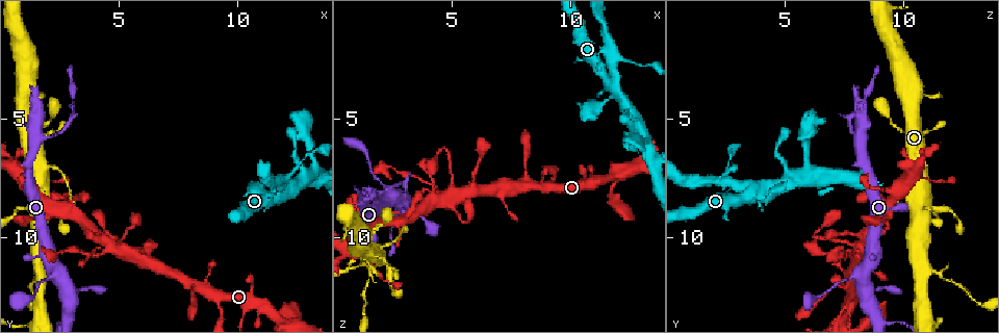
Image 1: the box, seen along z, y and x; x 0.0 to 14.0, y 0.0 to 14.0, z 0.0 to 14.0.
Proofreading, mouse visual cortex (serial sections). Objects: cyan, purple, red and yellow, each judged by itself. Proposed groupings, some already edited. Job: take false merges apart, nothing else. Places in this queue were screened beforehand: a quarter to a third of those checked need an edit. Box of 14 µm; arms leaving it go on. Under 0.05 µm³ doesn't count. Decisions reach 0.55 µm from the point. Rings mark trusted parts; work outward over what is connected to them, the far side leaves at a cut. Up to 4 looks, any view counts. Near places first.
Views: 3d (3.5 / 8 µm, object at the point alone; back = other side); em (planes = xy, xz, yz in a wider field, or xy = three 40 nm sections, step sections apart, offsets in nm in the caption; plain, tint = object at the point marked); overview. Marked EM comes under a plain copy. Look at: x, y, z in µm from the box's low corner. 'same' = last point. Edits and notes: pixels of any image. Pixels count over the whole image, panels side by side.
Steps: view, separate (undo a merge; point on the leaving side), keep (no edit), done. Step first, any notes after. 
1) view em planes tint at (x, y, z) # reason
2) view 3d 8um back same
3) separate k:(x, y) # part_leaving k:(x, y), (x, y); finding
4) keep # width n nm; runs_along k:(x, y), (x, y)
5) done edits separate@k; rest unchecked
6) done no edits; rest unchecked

view 3d 3.5um at (3.1, 12.3, 8.6) # a narrow waist

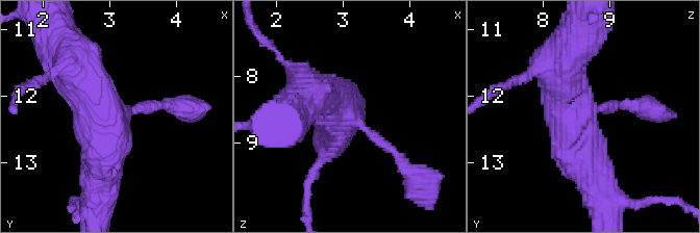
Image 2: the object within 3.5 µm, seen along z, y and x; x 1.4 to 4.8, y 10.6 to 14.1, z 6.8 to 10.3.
view em xy step 5 tint at (3.15, 12.20, 8.60) # shape alone is not enough

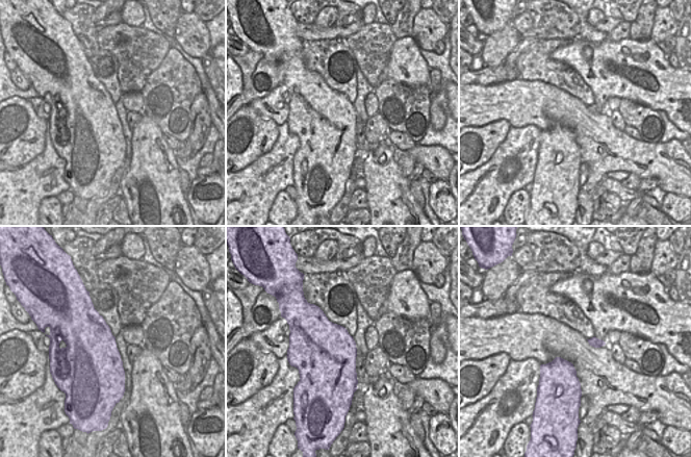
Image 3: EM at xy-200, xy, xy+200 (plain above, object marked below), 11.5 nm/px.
keep # width 750 nm; runs_along 2:(563, 62), (563, 113), (600, 184); all the same cell

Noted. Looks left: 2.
view 3d 3.5um back at (11.8, 7.5, 2.5) # branch point

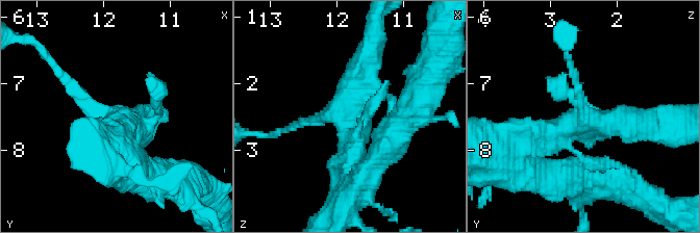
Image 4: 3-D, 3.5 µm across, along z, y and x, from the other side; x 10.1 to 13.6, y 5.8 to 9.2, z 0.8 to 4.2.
view em xy step 1 tint at (11.70, 7.60, 2.45) # shape alone is not enough

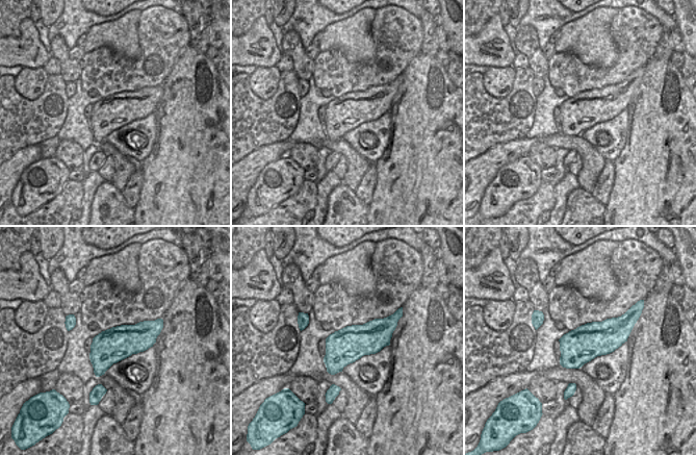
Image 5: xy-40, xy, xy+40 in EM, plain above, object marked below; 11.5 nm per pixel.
keep # runs_along 4:(510, 158), (570, 123), (650, 130); one cell here

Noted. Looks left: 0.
done no edits; rest unchecked

